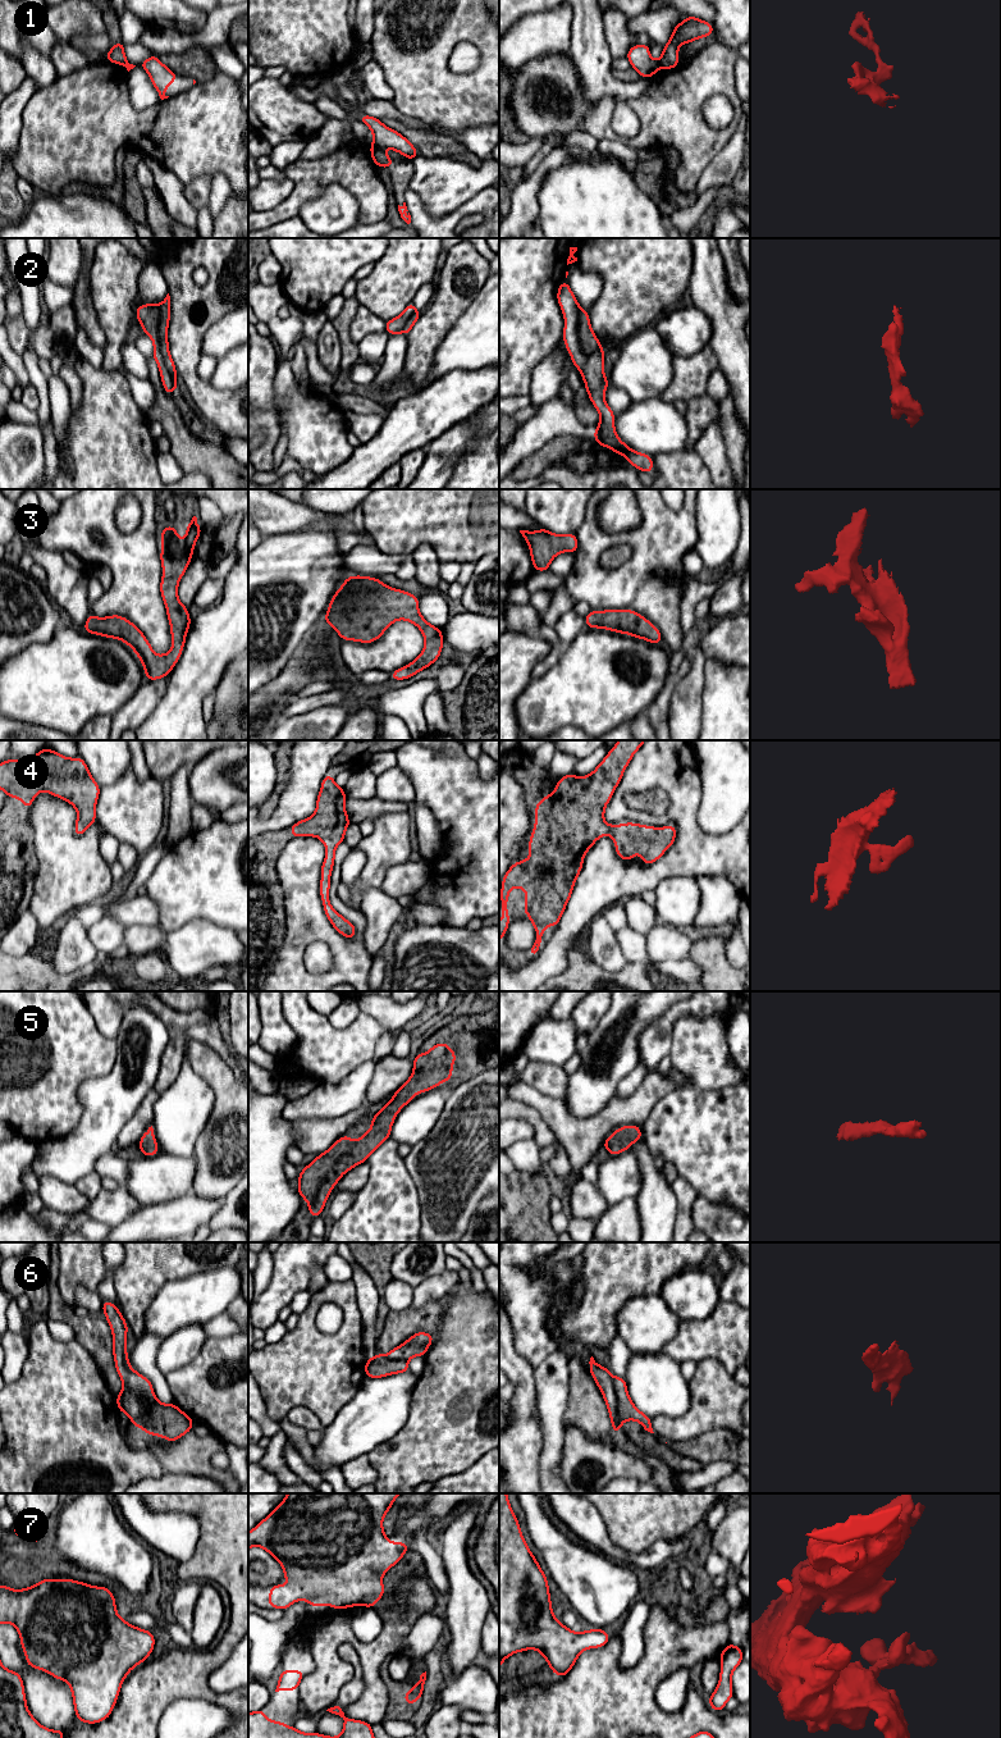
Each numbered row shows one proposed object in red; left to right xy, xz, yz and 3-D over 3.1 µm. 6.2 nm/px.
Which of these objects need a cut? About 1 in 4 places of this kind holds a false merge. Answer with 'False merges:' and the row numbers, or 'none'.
False merges: 1, 2, 6

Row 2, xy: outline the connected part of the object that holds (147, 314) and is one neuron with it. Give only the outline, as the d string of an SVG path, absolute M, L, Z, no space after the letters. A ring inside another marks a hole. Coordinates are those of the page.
M155 304L138 305L136 310L136 319L141 323L141 327L146 336L154 341L152 357L159 365L160 377L163 380L164 391L166 394L173 394L174 378L164 364L164 357L160 350L159 338L159 306Z

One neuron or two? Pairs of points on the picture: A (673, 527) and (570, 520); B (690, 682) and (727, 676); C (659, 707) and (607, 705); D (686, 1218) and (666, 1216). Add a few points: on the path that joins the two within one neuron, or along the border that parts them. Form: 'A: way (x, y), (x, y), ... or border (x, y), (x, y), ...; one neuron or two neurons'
A: border (588, 502), (583, 525), (575, 533); two neurons
B: border (707, 660), (700, 708); two neurons
C: border (666, 682), (647, 710); two neurons
D: border (670, 1187), (676, 1201), (675, 1228); two neurons

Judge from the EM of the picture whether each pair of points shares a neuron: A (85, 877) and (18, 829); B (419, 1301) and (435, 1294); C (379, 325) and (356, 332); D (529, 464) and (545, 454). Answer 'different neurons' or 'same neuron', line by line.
A: different neurons
B: same neuron
C: same neuron
D: same neuron

